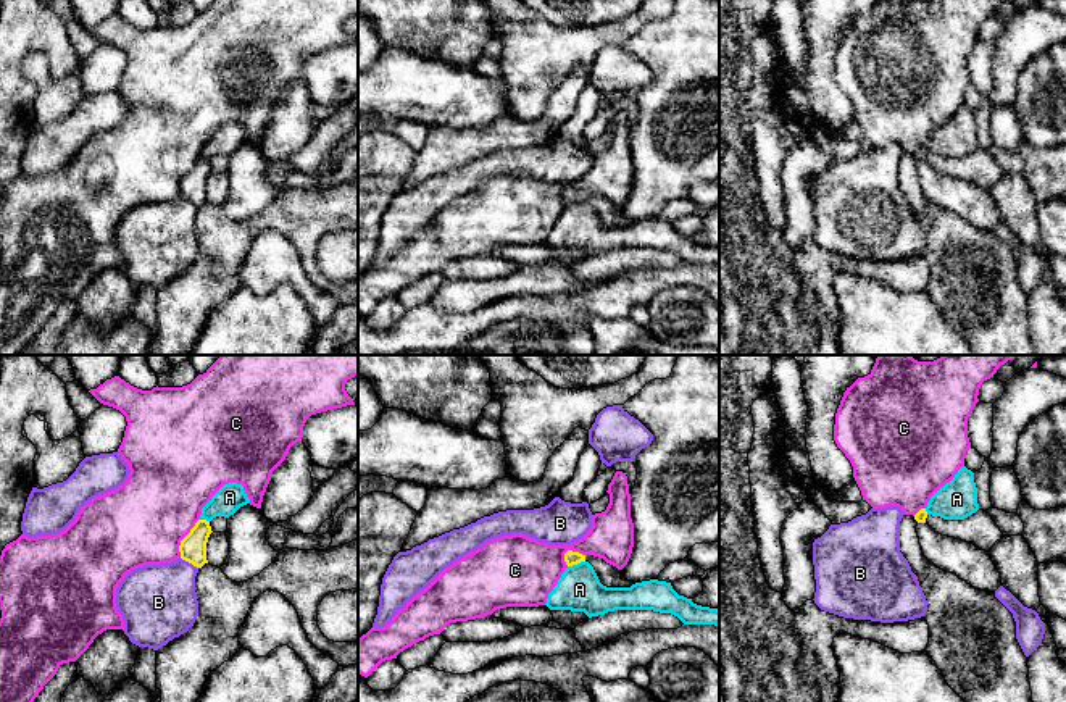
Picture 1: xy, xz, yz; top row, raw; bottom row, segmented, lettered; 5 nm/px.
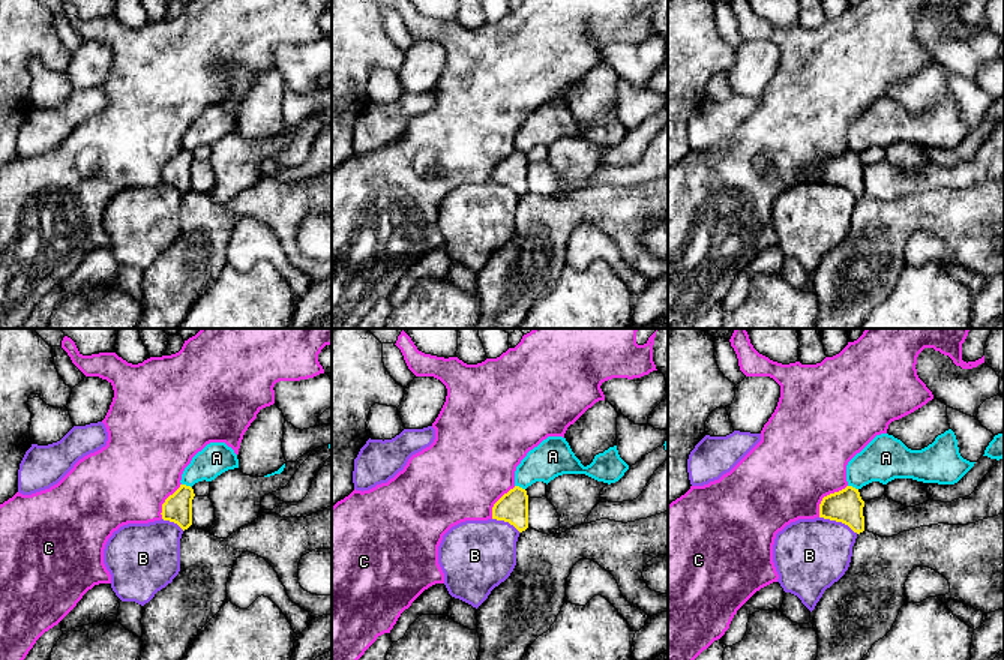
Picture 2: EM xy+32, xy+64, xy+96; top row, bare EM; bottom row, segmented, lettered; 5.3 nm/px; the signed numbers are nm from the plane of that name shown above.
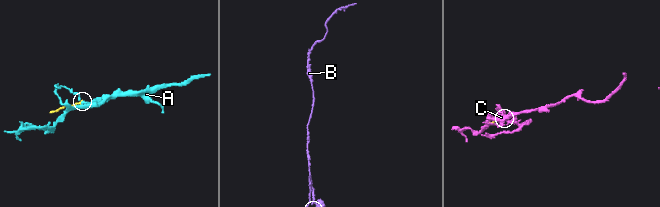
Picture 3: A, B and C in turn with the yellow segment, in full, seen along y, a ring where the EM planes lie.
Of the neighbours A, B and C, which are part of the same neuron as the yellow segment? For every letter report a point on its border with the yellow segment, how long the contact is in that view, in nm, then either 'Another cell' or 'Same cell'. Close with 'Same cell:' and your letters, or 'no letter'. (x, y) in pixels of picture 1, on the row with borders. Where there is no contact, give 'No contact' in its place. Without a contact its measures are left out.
A: Touches yellow at xz (576, 564). Shared border 90 nm. Another cell
B: Touches yellow at xy (189, 562). Shared border 110 nm. Another cell
C: Touches yellow at xy (184, 538). Shared border 220 nm. Another cell
Same cell: no letter

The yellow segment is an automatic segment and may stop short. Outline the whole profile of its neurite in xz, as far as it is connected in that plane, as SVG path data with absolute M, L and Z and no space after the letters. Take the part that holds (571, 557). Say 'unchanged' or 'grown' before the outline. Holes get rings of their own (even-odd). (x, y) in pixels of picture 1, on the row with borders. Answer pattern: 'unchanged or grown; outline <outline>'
grown; outline M568 550L564 554L564 562L568 566L589 562L593 566L600 583L606 587L631 587L634 584L624 578L623 570L618 570L616 566L606 563L603 558L593 555L585 557L579 552Z

